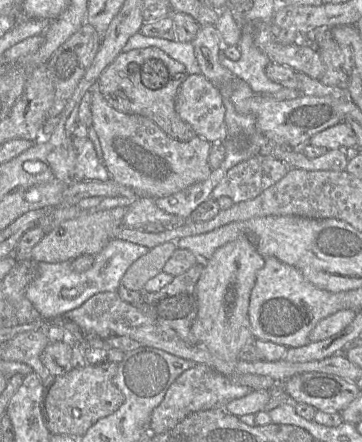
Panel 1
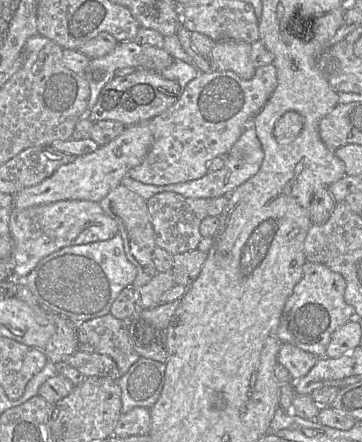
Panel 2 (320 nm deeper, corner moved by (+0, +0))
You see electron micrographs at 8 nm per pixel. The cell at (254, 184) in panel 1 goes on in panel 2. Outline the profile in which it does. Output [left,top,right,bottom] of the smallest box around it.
[147,192,211,256]

